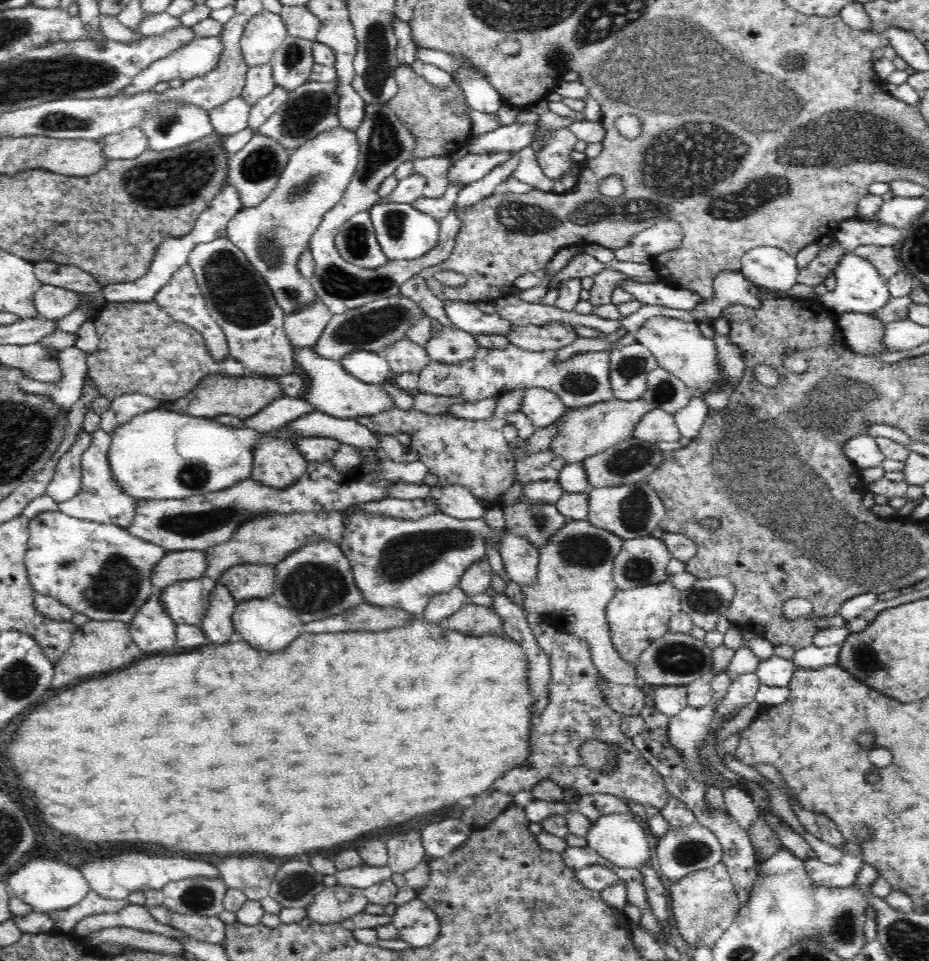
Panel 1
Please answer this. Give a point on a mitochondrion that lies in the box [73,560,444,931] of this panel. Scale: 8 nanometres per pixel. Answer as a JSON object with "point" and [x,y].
{"point":[296,885]}

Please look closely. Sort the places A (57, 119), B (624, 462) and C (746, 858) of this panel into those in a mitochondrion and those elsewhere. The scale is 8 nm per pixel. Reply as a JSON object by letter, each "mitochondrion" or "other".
{"A":"mitochondrion","B":"mitochondrion","C":"other"}

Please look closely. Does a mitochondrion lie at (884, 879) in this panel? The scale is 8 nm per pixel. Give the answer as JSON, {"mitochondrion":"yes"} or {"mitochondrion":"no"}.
{"mitochondrion":"no"}

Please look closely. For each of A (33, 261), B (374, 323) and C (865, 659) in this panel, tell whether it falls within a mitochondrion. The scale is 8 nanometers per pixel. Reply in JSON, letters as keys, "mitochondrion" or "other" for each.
{"A":"other","B":"mitochondrion","C":"mitochondrion"}

